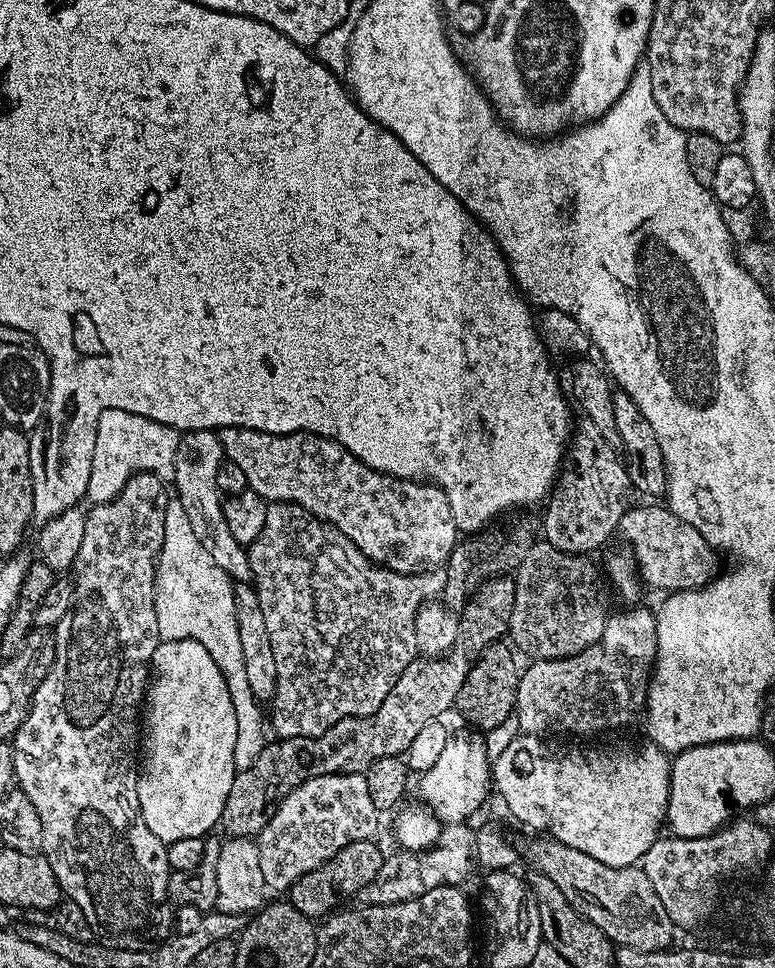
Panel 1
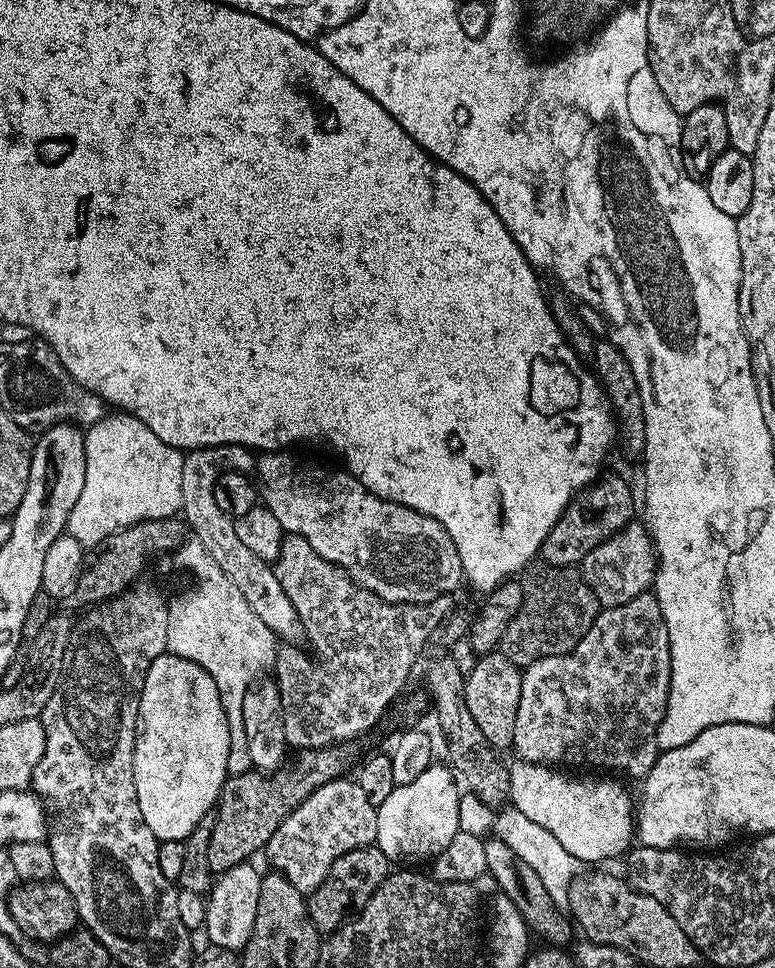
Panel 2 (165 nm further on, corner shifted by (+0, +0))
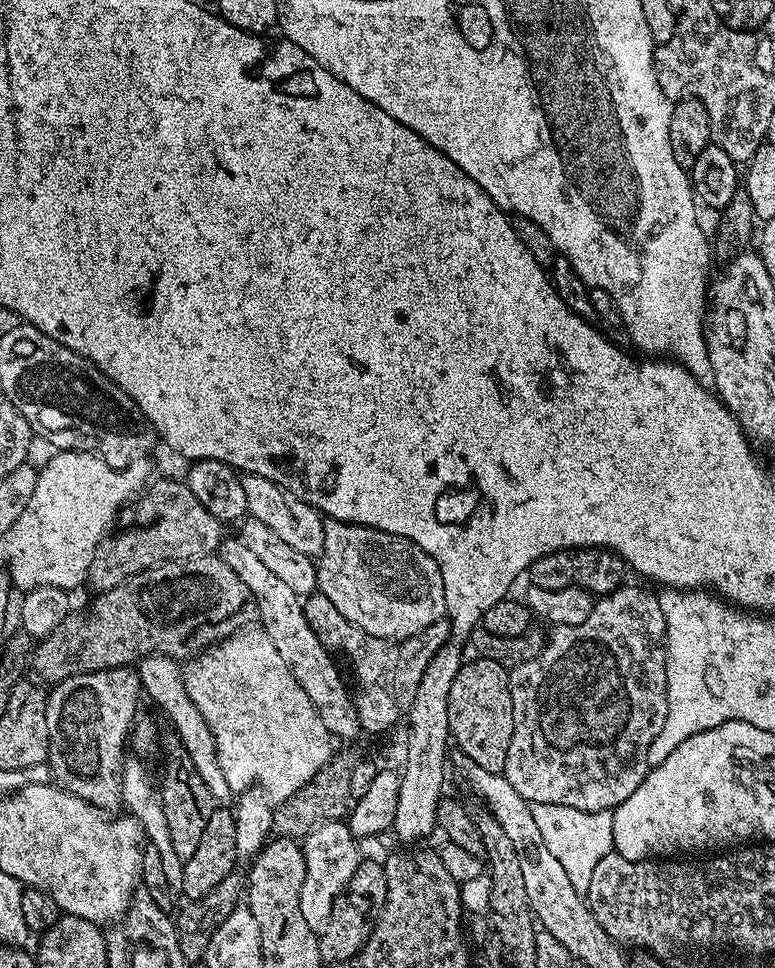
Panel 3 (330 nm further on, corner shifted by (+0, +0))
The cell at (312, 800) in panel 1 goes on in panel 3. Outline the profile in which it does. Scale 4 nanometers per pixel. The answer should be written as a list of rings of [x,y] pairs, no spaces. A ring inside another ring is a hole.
[[[336,818],[317,823],[303,837],[304,881],[300,886],[300,905],[302,915],[306,917],[311,928],[323,928],[330,916],[334,898],[346,886],[346,882],[350,882],[350,874],[354,874],[354,870],[359,866],[362,853],[356,849],[356,843],[357,837],[353,835],[349,825]]]

